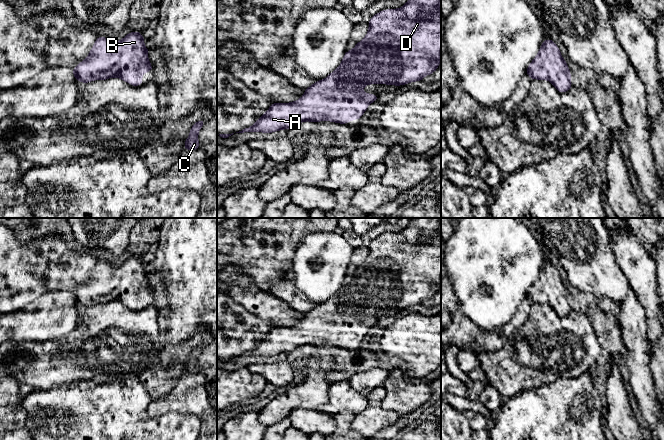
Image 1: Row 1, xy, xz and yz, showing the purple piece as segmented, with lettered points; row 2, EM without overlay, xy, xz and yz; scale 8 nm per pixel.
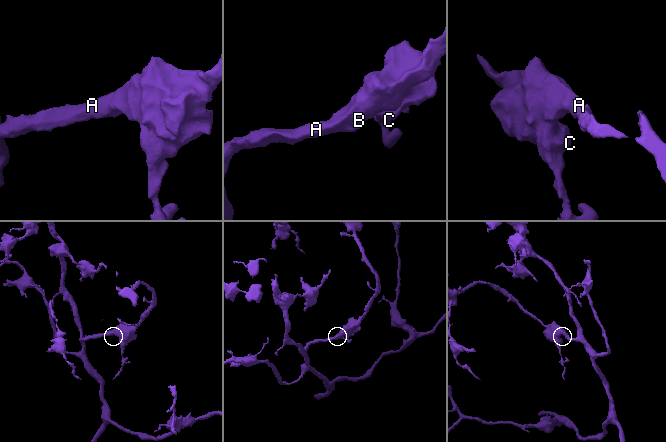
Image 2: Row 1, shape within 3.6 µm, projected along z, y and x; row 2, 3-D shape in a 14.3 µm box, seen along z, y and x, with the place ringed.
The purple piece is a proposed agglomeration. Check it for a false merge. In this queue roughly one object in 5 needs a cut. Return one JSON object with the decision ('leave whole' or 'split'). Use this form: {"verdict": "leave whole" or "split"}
{"verdict": "leave whole"}

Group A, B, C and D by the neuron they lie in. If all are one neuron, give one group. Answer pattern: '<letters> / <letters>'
A B C D

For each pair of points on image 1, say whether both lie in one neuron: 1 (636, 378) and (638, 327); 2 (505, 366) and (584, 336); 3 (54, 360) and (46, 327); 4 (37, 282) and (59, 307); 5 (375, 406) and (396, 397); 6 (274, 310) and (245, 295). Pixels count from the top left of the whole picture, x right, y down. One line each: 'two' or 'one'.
1: one
2: one
3: two
4: two
5: two
6: one

